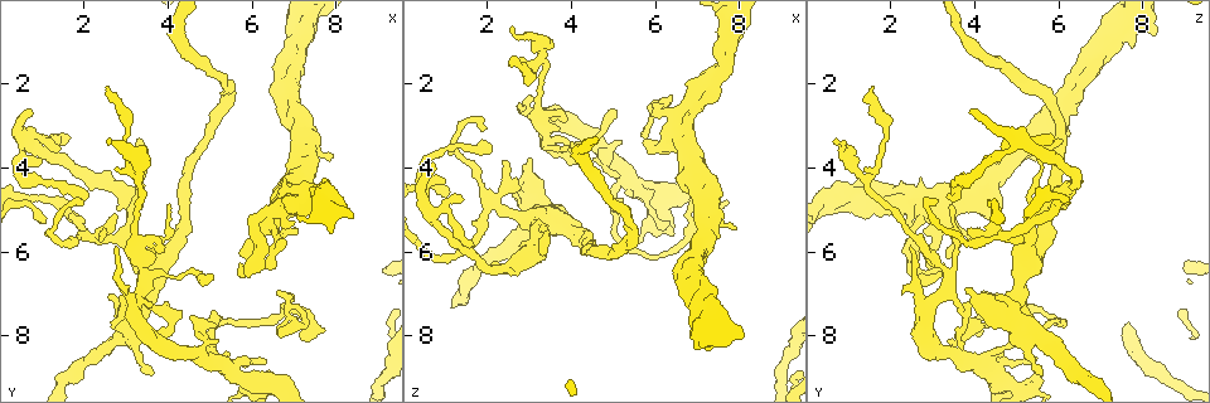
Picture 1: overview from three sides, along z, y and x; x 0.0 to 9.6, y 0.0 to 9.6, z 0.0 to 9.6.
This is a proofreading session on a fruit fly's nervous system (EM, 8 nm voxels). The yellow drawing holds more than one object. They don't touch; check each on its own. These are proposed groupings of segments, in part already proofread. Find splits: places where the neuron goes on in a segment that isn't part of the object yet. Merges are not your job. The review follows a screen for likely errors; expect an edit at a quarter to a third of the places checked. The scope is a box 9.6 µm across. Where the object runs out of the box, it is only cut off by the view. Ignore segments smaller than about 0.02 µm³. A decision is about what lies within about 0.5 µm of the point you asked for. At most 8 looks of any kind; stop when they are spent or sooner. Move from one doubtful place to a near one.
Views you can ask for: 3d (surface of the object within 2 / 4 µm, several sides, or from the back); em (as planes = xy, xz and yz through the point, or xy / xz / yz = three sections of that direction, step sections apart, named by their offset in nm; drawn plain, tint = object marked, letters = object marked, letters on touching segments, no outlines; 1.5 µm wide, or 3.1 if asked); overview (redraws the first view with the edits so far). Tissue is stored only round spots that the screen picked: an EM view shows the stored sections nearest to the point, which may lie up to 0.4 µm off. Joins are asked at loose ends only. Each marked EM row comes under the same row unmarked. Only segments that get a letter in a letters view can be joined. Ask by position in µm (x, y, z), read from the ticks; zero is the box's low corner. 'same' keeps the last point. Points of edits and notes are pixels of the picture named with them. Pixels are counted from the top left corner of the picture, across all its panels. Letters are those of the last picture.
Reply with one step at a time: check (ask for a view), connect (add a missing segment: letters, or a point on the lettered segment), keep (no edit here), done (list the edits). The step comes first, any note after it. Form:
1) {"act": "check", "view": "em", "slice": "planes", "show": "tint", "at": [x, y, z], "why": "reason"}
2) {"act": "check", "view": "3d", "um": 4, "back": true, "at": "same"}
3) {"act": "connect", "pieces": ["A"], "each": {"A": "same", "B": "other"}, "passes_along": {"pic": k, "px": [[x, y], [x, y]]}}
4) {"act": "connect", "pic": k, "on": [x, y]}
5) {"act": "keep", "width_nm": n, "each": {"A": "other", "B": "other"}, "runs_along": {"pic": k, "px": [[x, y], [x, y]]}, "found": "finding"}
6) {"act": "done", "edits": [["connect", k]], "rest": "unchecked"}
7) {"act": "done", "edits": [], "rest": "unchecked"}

{"act": "check", "view": "em", "slice": "planes", "show": "letters", "at": [2.50, 2.15, 1.60], "why": "tapers out"}

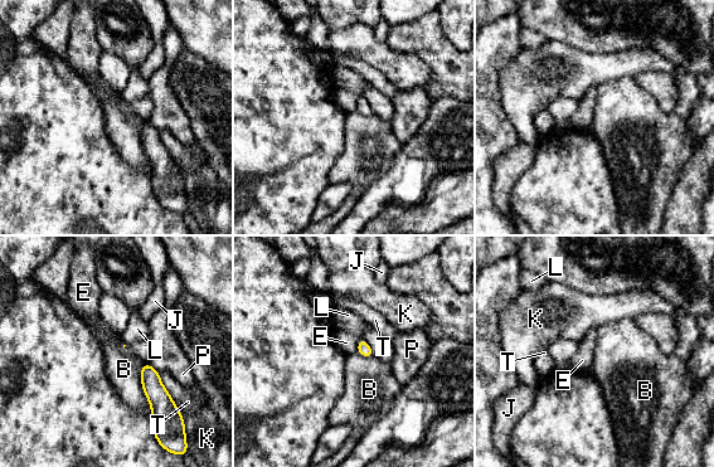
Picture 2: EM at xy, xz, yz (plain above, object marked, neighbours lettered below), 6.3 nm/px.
{"act": "keep", "longest_contact_nm": ["B", 280], "each": {"B": "other", "E": "other", "J": "other", "K": "other", "L": "other", "P": "other", "T": "other"}, "border": {"pic": 2, "px": [[144, 363], [141, 388], [150, 404]]}, "found": "no lettered segment goes on from it"}

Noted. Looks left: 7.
{"act": "check", "view": "3d", "um": 4, "at": [3.25, 3.35, 6.10], "why": "an open end"}

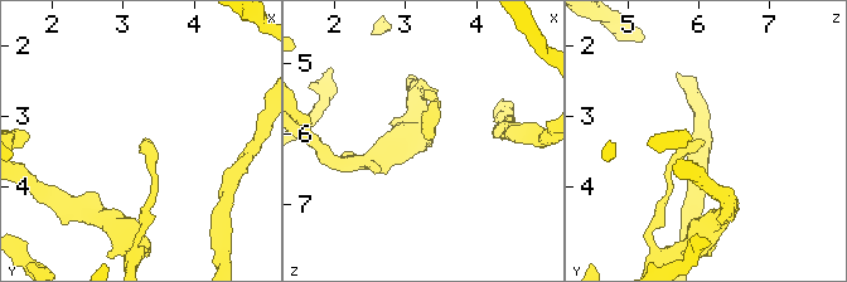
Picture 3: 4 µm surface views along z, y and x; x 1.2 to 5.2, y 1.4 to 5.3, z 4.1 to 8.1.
{"act": "check", "view": "em", "slice": "yz", "step": 4, "show": "letters", "at": [3.25, 3.30, 6.10]}

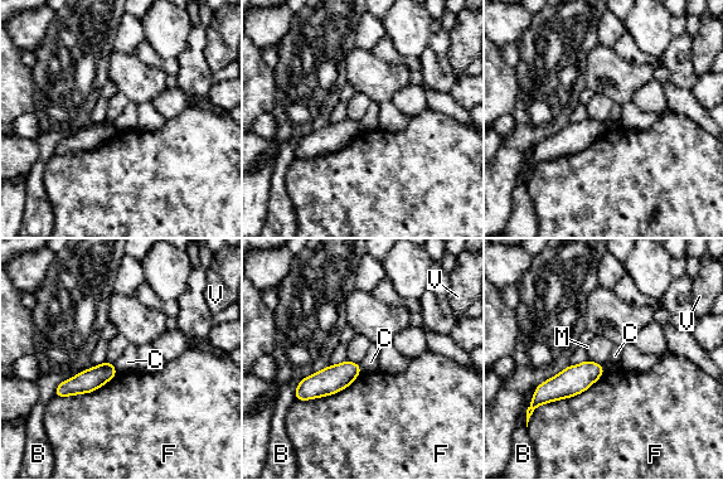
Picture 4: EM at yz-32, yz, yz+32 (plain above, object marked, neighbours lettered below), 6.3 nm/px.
{"act": "keep", "each": {"B": "other", "C": "other", "F": "other", "M": "other", "V": "other"}, "runs_along": {"pic": 4, "px": [[112, 371], [58, 393]]}, "found": "no lettered segment goes on from it"}

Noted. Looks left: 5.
{"act": "check", "view": "em", "slice": "yz", "step": 8, "show": "tint", "at": [3.55, 8.85, 5.55], "why": "free end"}

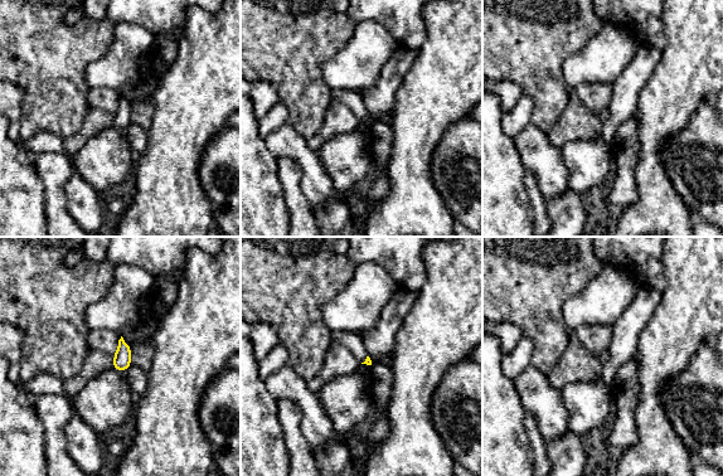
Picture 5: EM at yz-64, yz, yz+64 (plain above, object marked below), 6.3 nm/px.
{"act": "check", "view": "em", "slice": "planes", "show": "letters", "at": "same", "why": "cut it another way"}

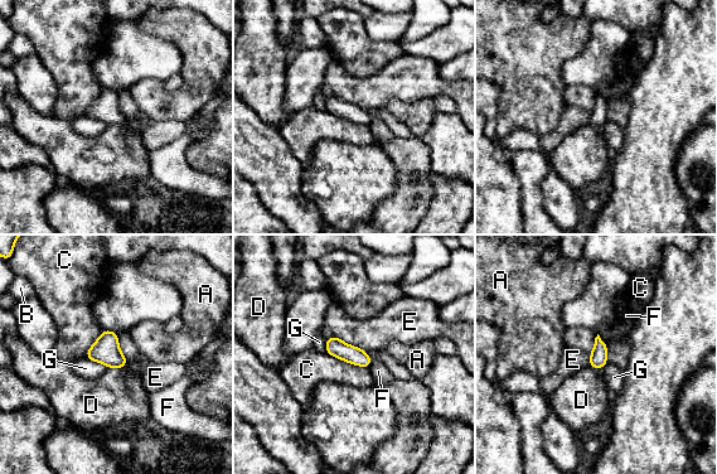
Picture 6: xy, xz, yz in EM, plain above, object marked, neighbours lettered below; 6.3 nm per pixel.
{"act": "keep", "width_nm": 110, "longest_contact_nm": ["C", 300], "each": {"A": "other", "B": "other", "C": "other", "D": "other", "E": "other", "F": "other", "G": "other"}, "found": "no lettered segment goes on from it"}

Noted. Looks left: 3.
{"act": "done", "edits": [], "rest": "unchecked"}

